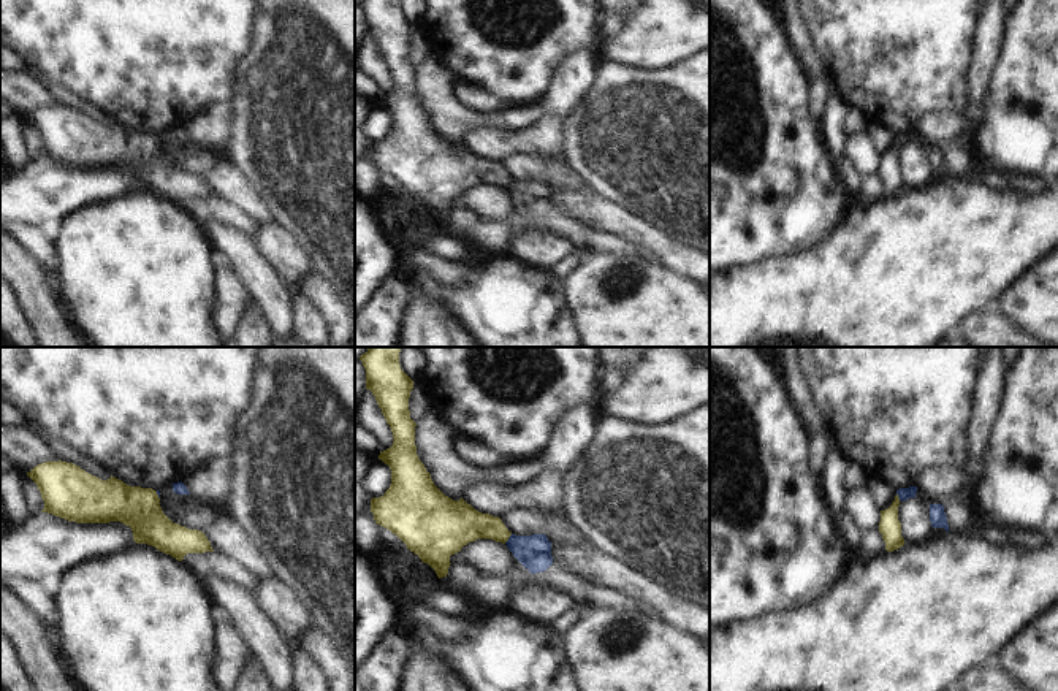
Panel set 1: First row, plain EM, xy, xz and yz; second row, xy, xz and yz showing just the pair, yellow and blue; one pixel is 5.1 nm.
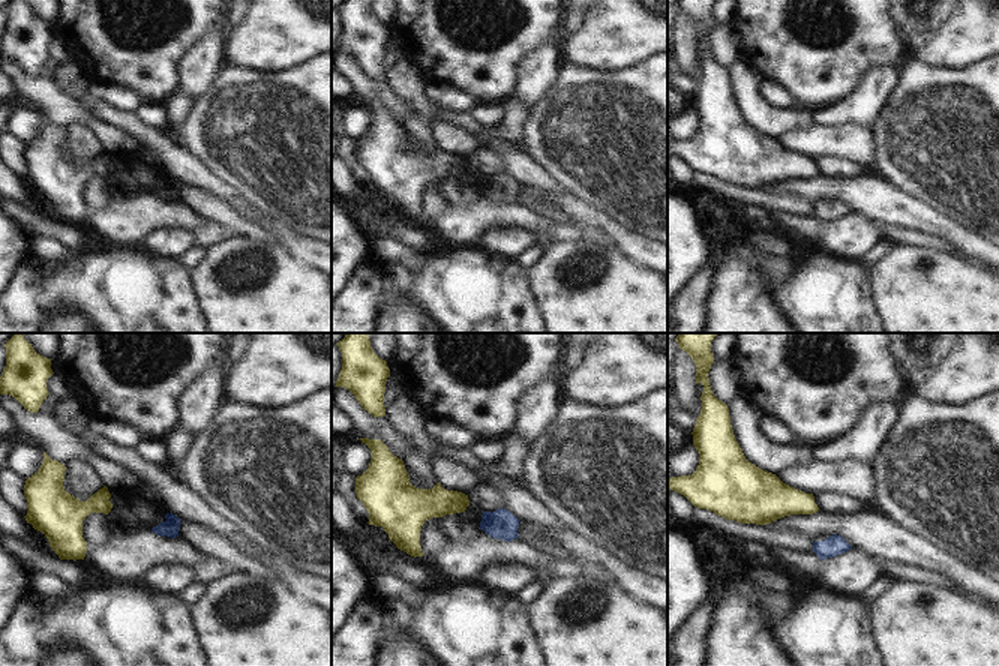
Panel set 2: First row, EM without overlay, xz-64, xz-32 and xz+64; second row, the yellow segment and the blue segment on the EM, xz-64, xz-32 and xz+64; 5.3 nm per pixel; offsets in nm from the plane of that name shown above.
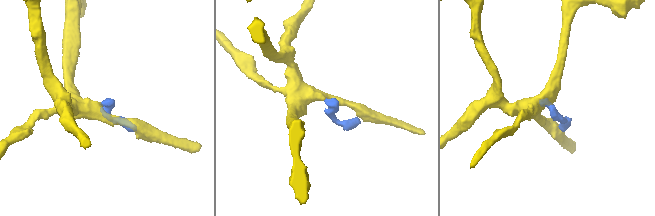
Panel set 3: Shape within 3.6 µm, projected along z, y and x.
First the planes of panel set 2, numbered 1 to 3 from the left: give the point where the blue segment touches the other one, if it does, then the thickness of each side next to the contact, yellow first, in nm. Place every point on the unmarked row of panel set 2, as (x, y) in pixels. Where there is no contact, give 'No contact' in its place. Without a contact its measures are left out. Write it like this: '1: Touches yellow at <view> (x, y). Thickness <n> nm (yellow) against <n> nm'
1: No contact
2: No contact
3: No contact.

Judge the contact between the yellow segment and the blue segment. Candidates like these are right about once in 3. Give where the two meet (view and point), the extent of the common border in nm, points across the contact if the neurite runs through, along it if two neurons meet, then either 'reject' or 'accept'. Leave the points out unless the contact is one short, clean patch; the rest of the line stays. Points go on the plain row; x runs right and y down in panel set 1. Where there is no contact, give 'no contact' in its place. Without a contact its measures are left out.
xz (507, 184) | 60 nm | along xz (512, 179), (504, 187) | reject

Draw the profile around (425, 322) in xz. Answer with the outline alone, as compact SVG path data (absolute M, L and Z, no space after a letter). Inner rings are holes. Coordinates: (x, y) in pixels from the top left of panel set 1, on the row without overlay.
M420 273L407 276L412 288L402 314L398 347L477 347L450 312L434 300L436 285Z

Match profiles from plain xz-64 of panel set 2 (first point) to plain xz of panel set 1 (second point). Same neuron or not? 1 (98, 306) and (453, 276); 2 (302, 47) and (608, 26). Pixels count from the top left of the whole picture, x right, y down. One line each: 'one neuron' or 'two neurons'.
1: two neurons
2: two neurons

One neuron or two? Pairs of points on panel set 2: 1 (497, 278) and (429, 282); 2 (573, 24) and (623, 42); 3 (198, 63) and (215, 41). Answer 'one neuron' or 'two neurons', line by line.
1: one neuron
2: two neurons
3: one neuron

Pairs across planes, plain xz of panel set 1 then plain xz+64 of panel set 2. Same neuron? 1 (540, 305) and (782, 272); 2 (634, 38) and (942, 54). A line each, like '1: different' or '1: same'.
1: different
2: same

